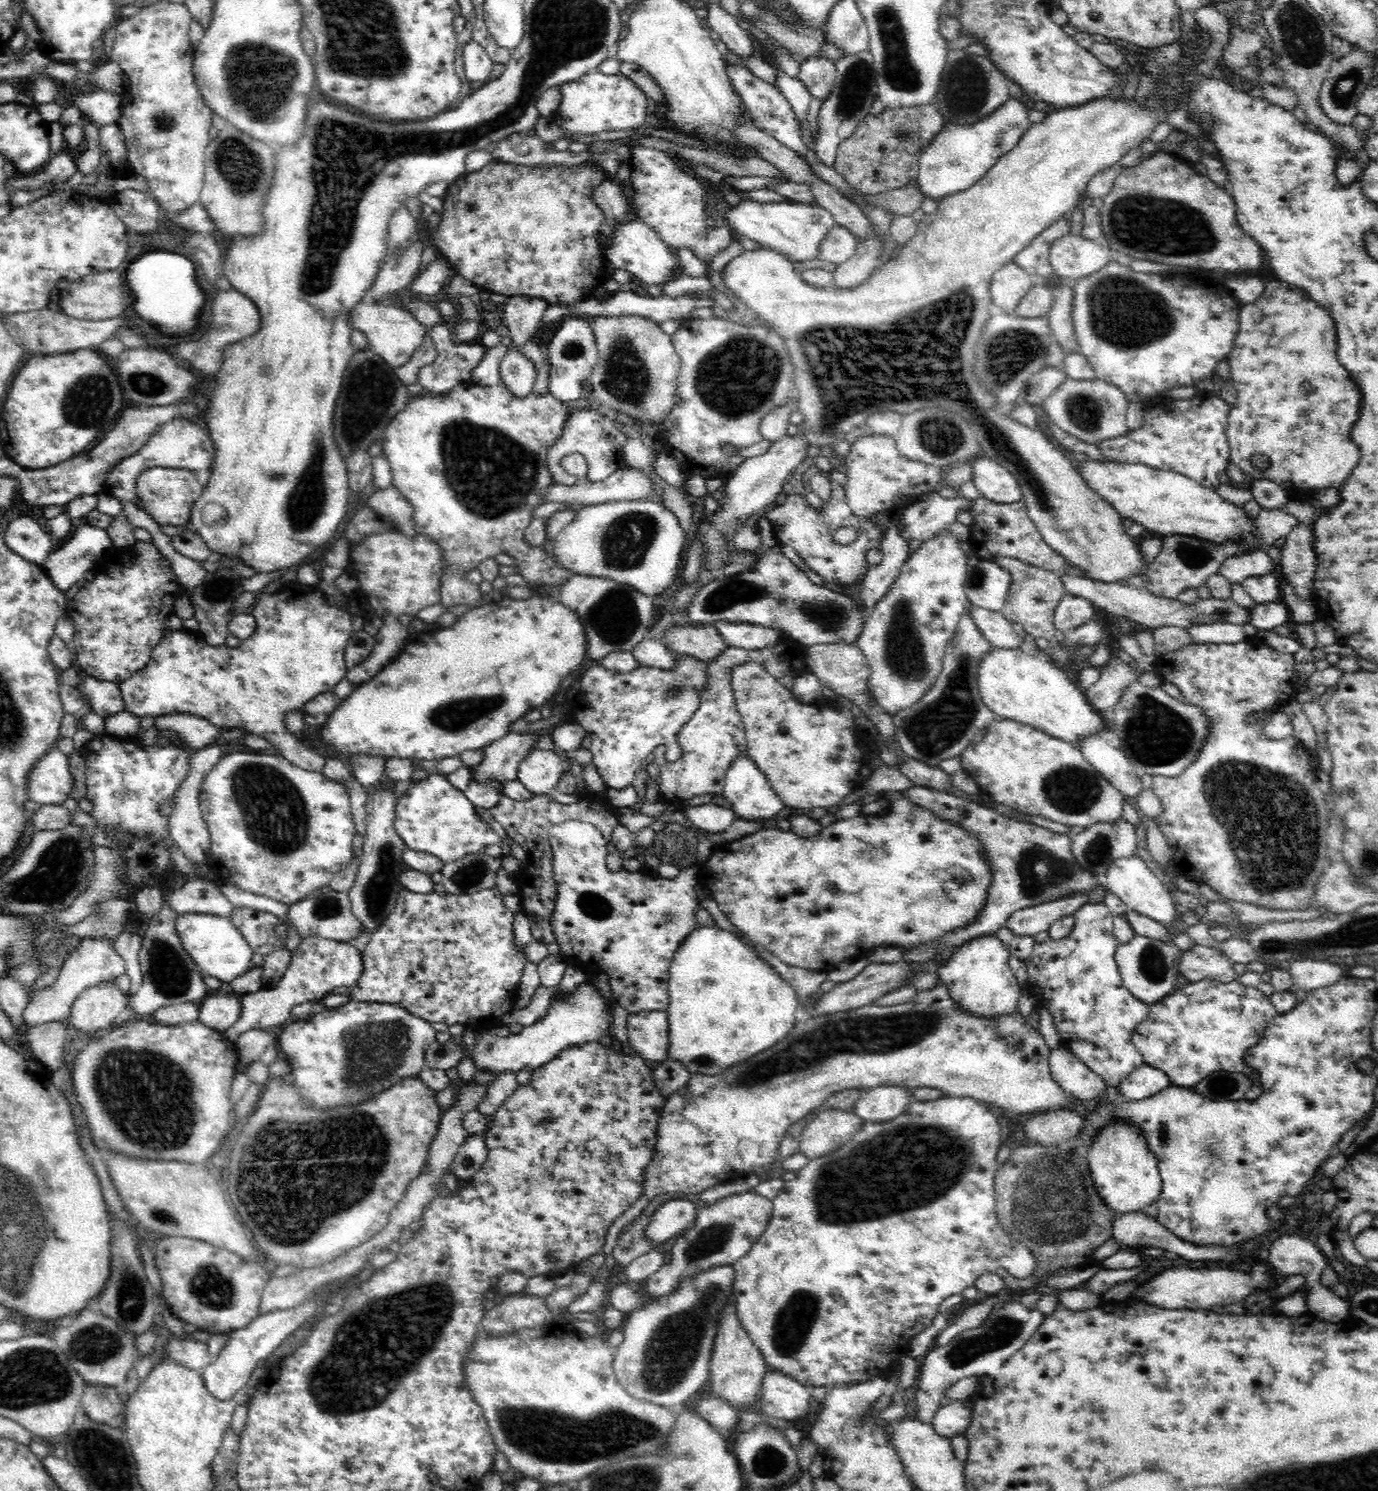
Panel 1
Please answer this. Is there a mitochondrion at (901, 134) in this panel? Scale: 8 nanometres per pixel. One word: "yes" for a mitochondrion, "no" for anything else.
yes

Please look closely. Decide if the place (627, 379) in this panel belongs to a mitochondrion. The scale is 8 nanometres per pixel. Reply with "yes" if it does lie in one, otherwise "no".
yes

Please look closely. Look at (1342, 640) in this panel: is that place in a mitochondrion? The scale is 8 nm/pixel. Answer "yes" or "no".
no

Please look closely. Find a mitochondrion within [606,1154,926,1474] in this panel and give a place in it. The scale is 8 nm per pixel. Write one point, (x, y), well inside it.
(669, 1355)

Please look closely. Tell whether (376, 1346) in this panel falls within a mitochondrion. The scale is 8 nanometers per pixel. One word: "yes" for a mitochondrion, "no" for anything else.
yes

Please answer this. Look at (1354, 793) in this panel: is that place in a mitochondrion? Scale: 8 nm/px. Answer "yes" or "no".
no

